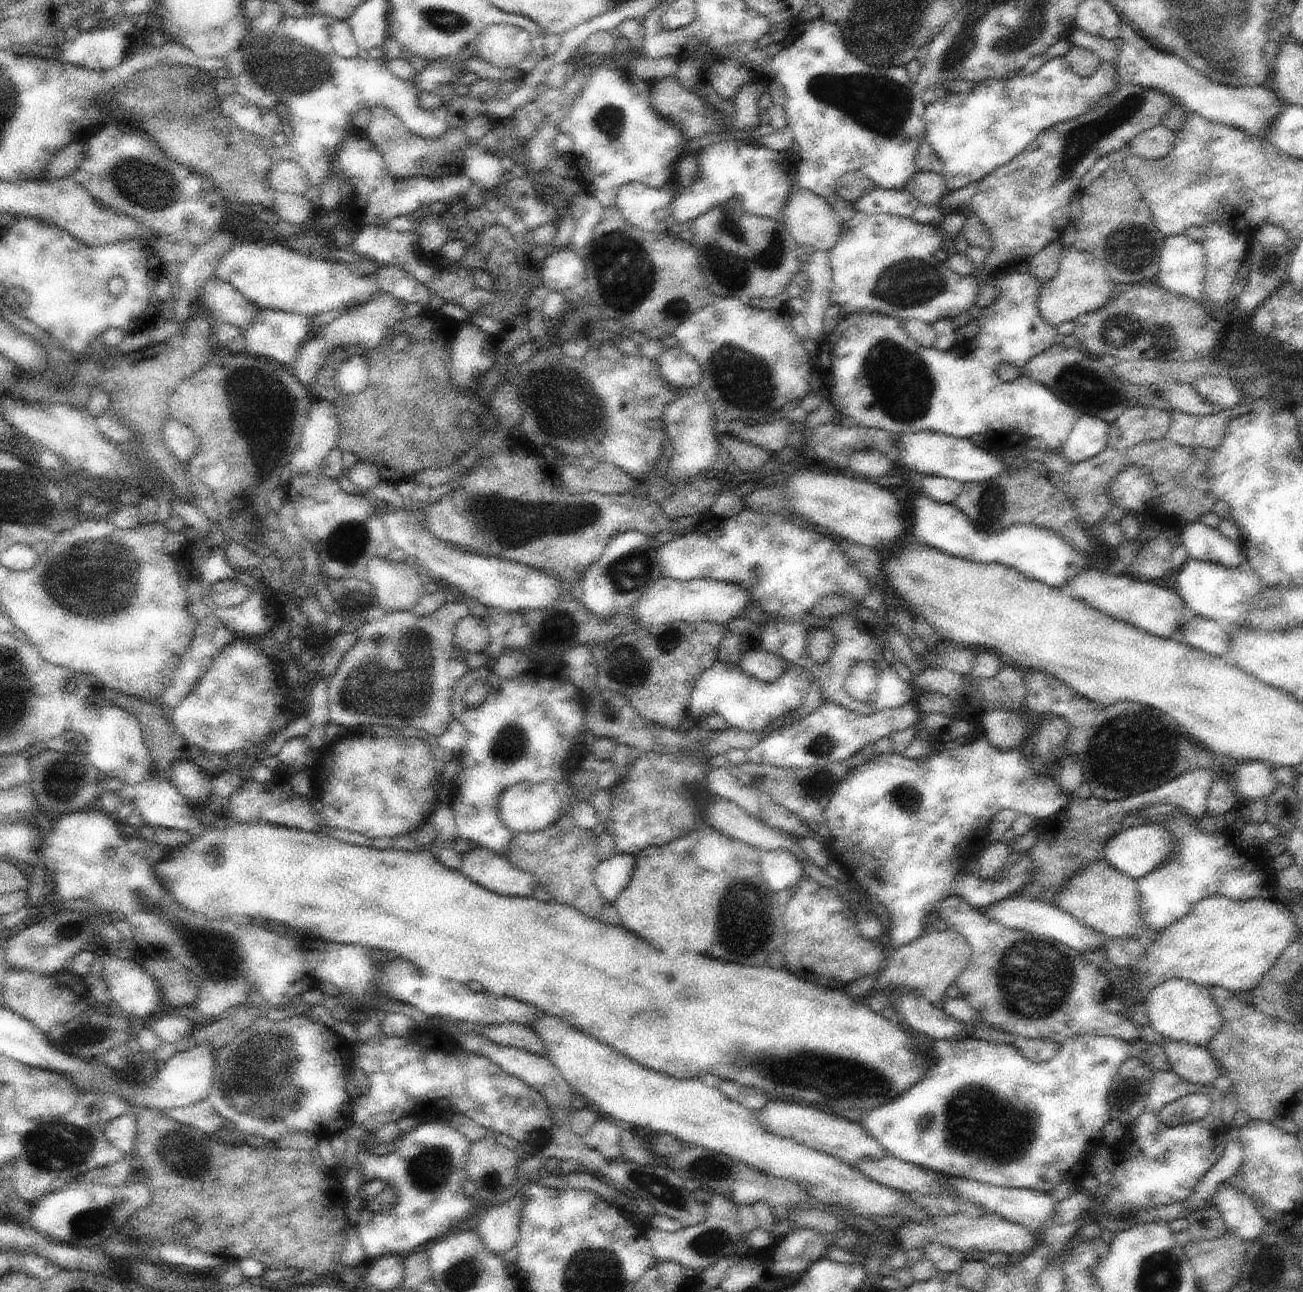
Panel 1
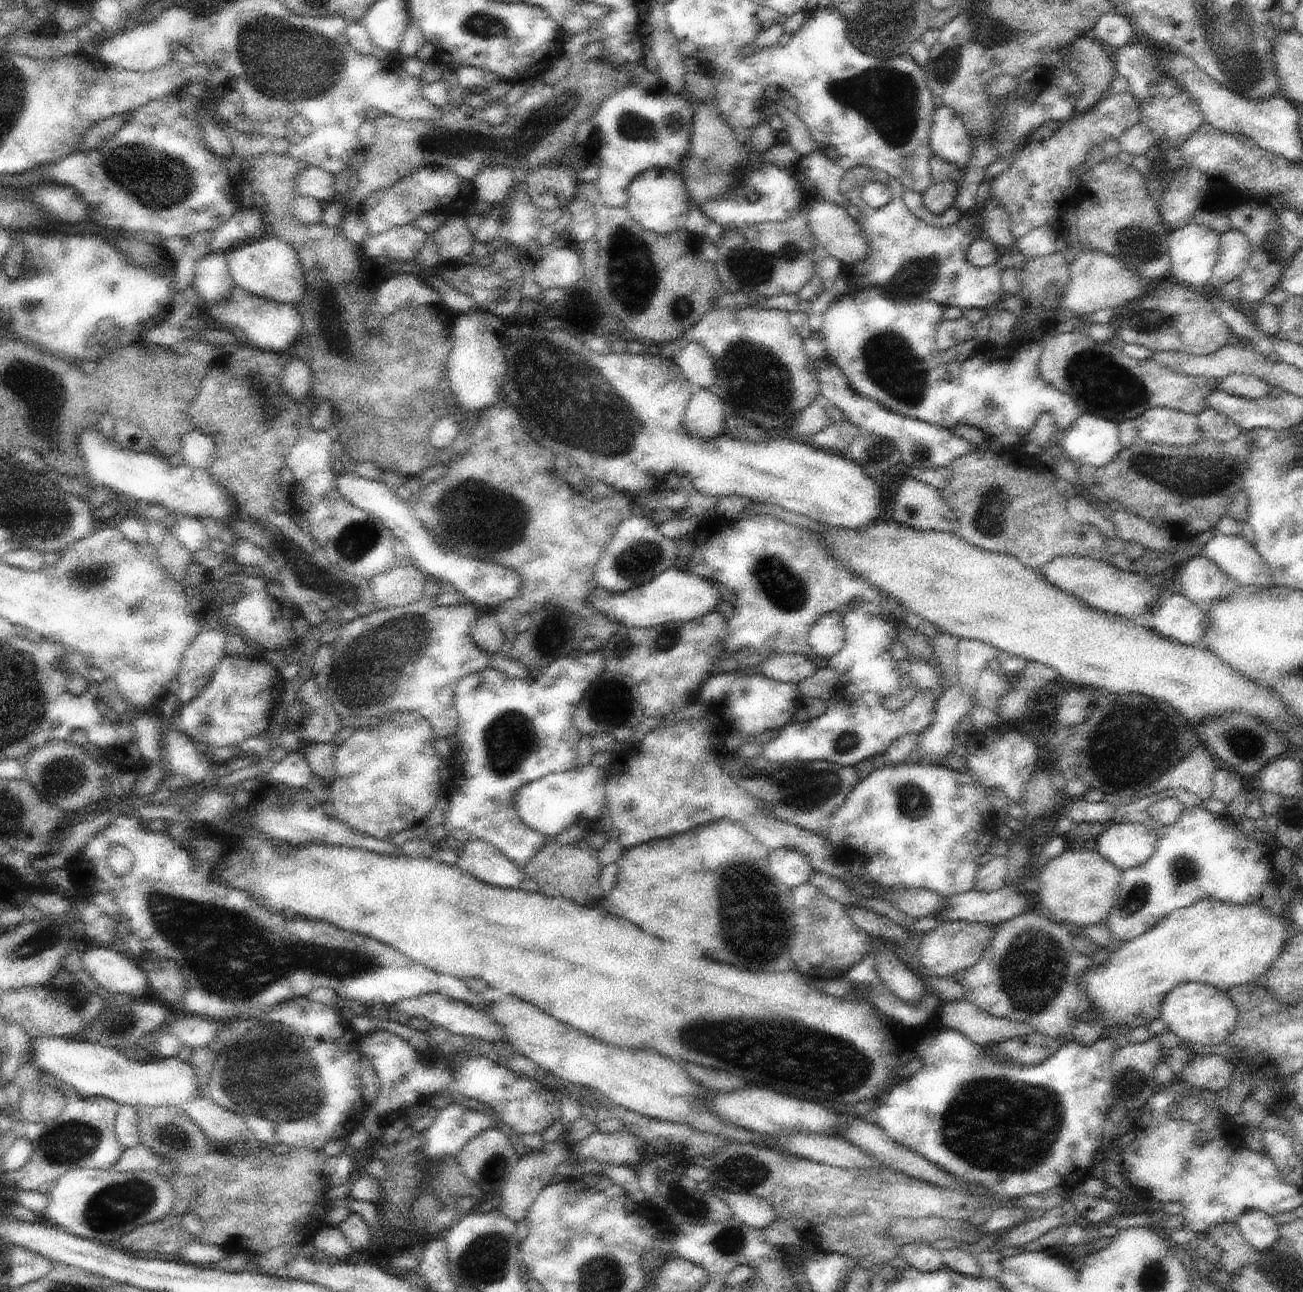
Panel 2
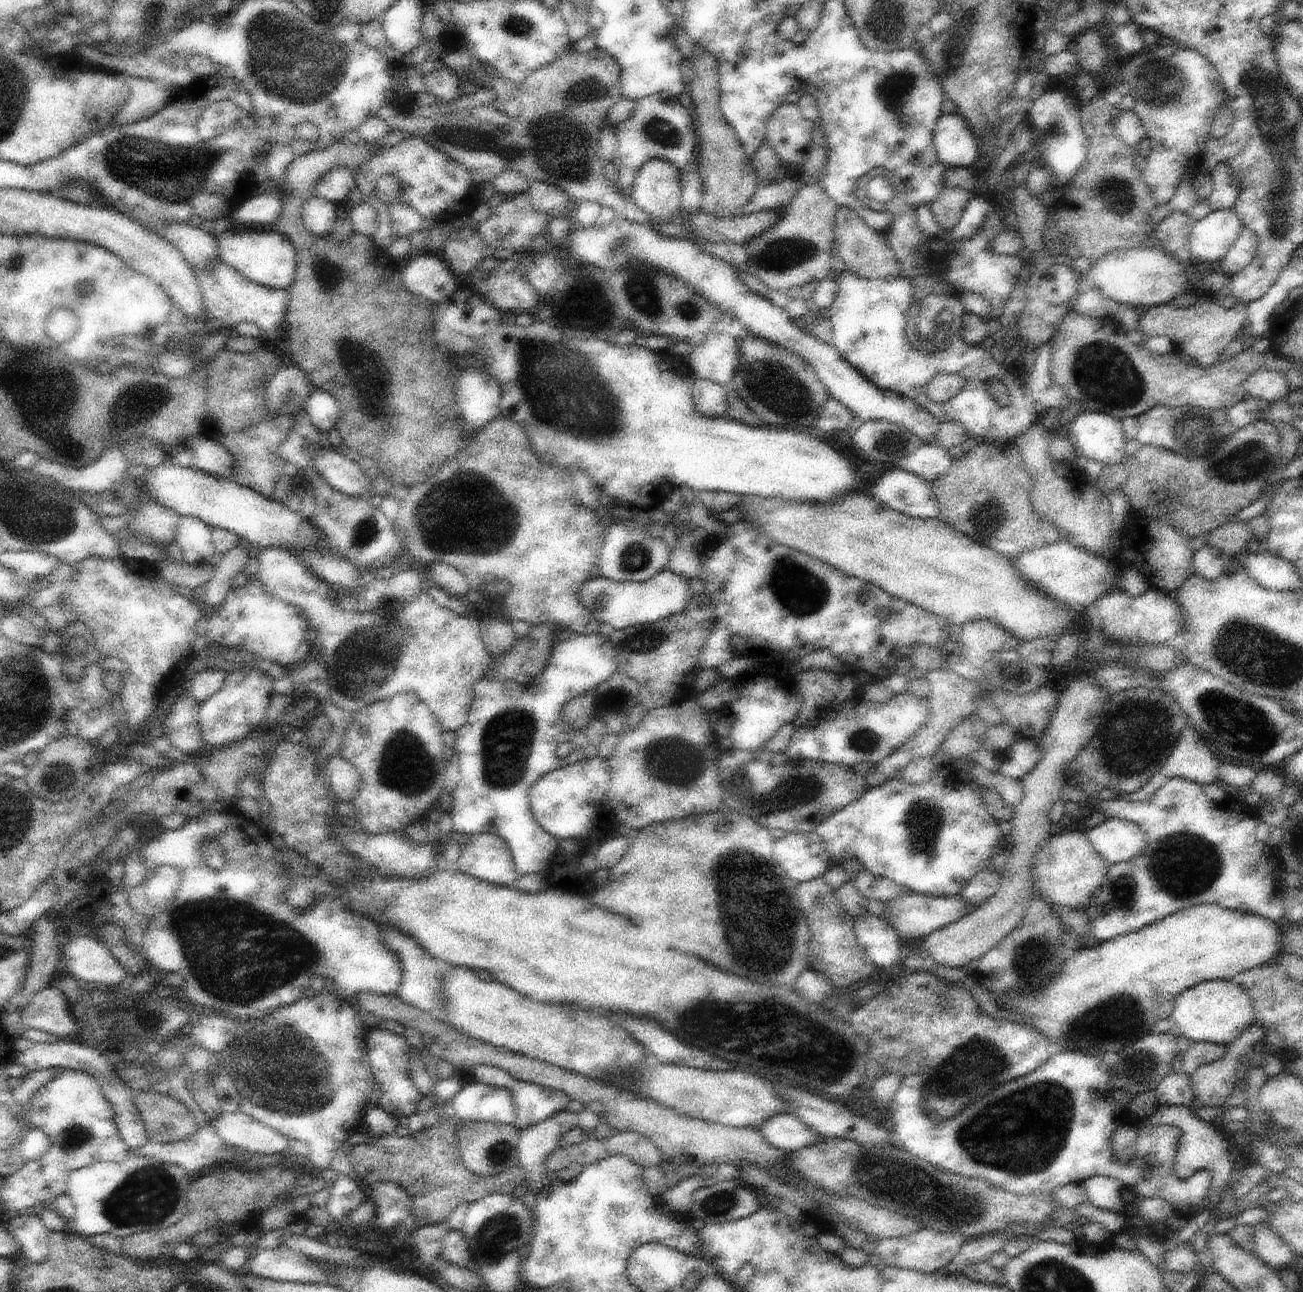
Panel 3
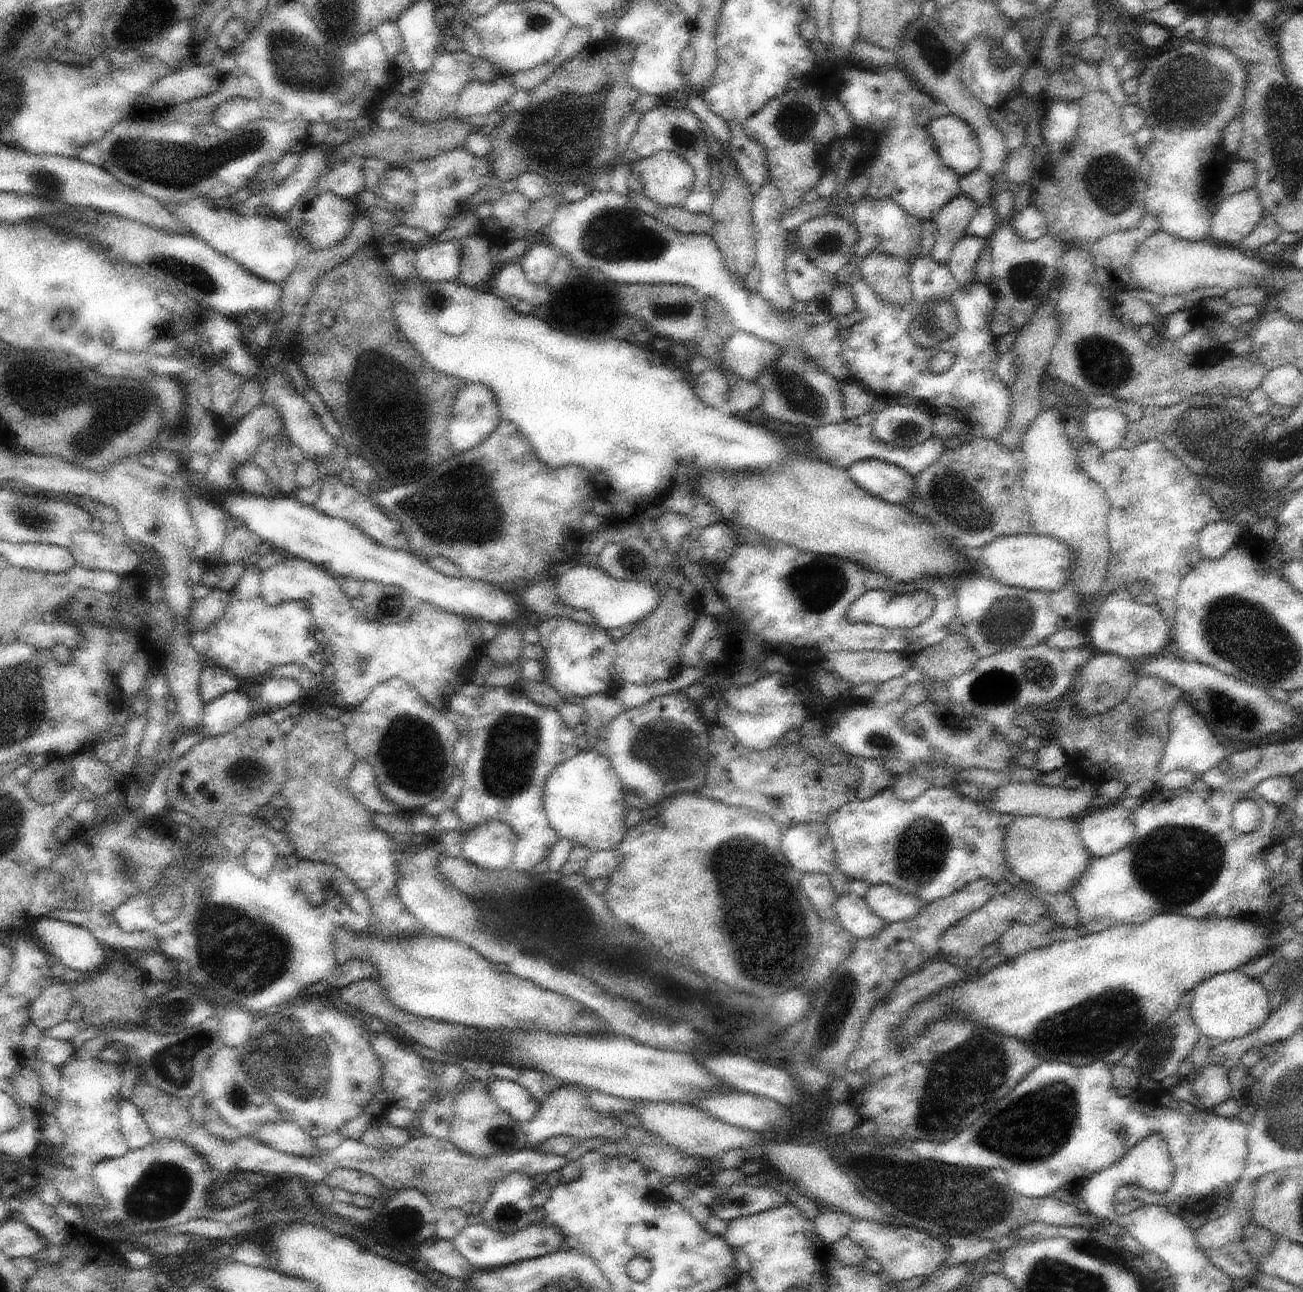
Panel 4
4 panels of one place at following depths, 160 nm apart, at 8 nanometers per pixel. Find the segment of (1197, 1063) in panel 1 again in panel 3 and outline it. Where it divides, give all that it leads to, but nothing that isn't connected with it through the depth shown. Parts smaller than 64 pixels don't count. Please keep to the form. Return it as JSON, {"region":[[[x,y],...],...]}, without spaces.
{"region":[[[1256,1023],[1250,1025],[1242,1036],[1239,1036],[1220,1059],[1213,1060],[1208,1064],[1198,1067],[1198,1070],[1189,1078],[1192,1083],[1195,1104],[1198,1108],[1206,1108],[1212,1106],[1226,1106],[1226,1102],[1236,1086],[1237,1072],[1236,1067],[1240,1062],[1245,1062],[1248,1053],[1252,1047],[1260,1040],[1264,1040],[1267,1036],[1267,1030],[1264,1025]]]}

